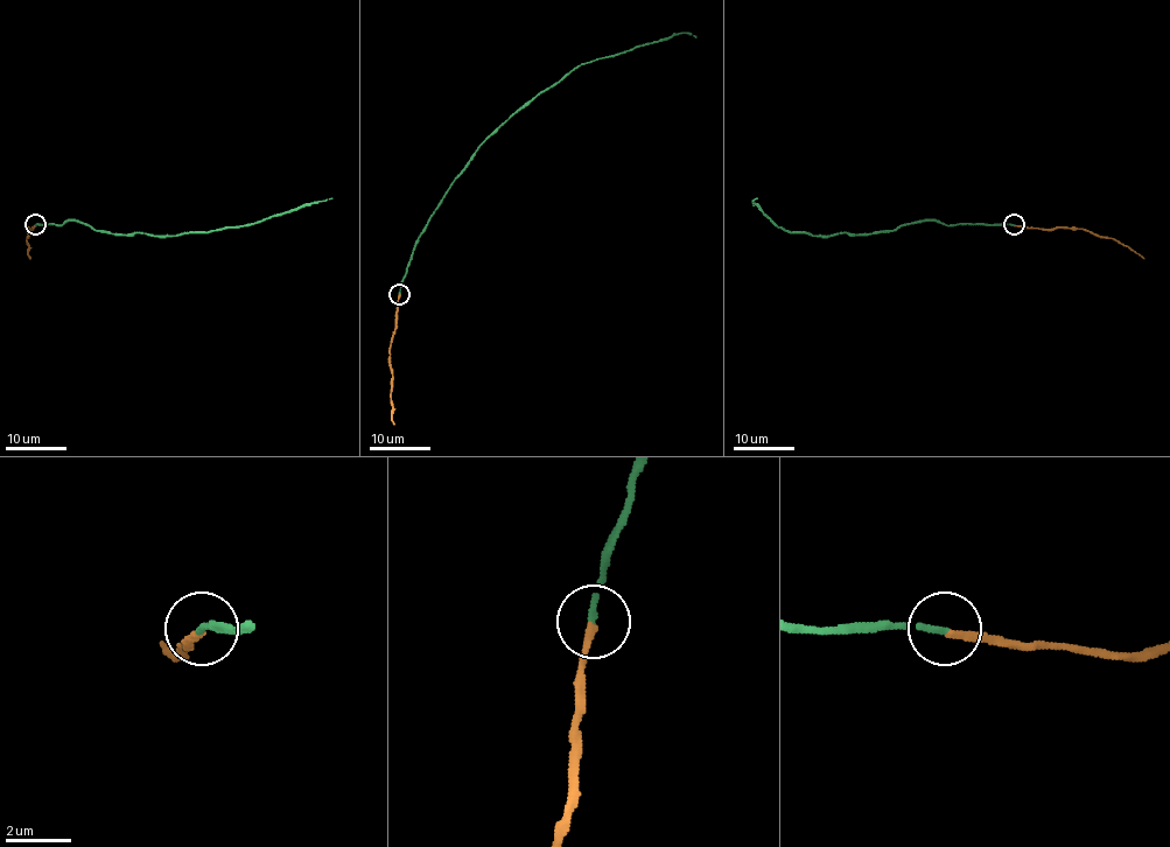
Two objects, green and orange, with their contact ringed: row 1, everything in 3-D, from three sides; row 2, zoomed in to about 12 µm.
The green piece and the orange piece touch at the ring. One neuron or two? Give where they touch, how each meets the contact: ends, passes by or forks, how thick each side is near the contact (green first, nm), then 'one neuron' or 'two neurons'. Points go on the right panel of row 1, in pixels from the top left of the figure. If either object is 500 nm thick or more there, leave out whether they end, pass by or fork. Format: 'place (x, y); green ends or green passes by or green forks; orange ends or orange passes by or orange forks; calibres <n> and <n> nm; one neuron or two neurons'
place (1014, 224); green ends; orange ends; calibres 180 and 240 nm; one neuron

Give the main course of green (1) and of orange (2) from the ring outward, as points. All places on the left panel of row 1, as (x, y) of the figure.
1: (35, 224), (60, 225), (75, 221), (116, 235), (195, 233), (250, 225), (333, 198)
2: (35, 224), (26, 229), (30, 259)

